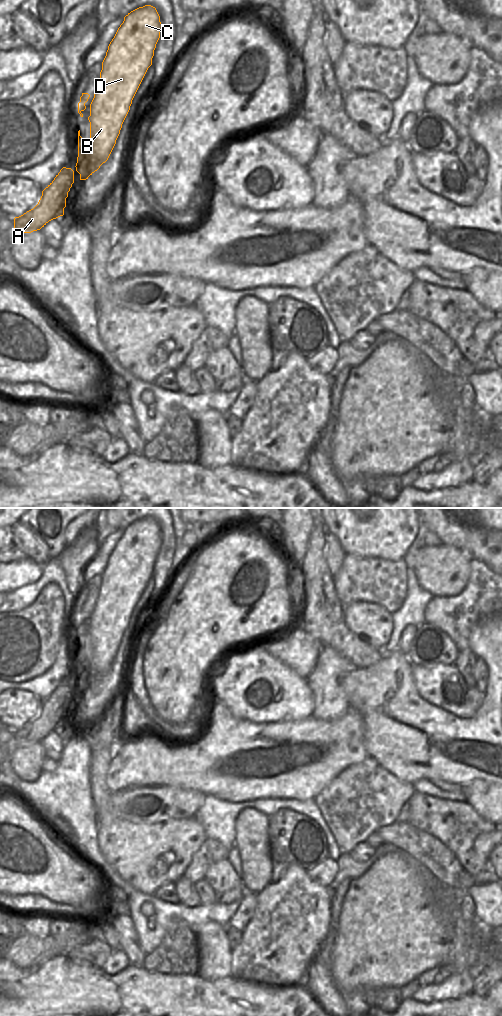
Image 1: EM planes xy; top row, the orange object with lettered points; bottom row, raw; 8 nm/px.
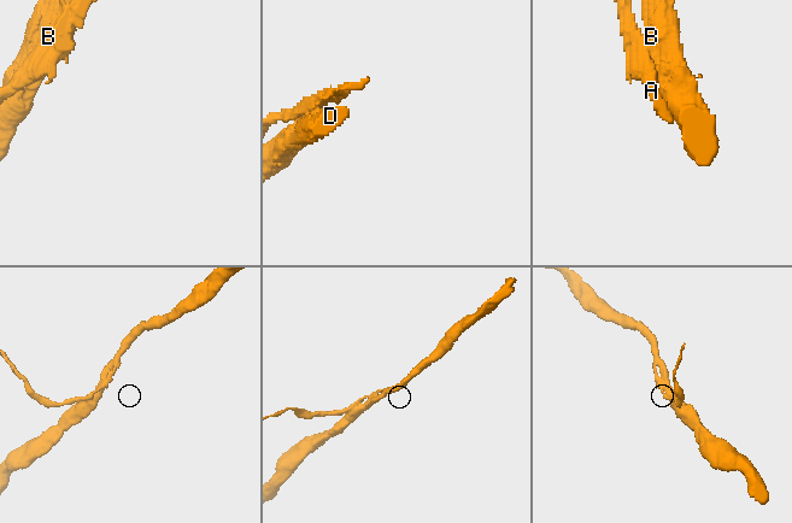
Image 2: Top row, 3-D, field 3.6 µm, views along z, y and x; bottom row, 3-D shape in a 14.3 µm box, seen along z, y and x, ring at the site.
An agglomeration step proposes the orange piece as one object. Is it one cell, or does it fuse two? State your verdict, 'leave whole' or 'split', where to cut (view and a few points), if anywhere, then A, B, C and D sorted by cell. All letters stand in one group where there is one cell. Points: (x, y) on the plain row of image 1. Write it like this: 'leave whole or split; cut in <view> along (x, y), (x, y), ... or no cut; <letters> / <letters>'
leave whole; no cut; A B C D

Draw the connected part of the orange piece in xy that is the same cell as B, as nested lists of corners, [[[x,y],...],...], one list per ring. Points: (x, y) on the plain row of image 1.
[[[145,517],[139,519],[124,529],[114,550],[108,558],[102,574],[100,592],[90,616],[90,654],[80,648],[78,643],[78,669],[76,683],[80,692],[86,692],[105,675],[120,646],[122,636],[130,622],[132,612],[148,582],[156,556],[160,550],[162,536],[155,519]]]

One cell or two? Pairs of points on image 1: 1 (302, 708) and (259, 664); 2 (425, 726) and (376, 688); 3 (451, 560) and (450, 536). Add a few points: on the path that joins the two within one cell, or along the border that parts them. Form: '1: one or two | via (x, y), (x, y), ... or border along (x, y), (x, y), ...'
1: one | via (291, 697), (269, 675)
2: one | via (413, 723), (388, 700)
3: two | border along (441, 543), (460, 548), (470, 557)

